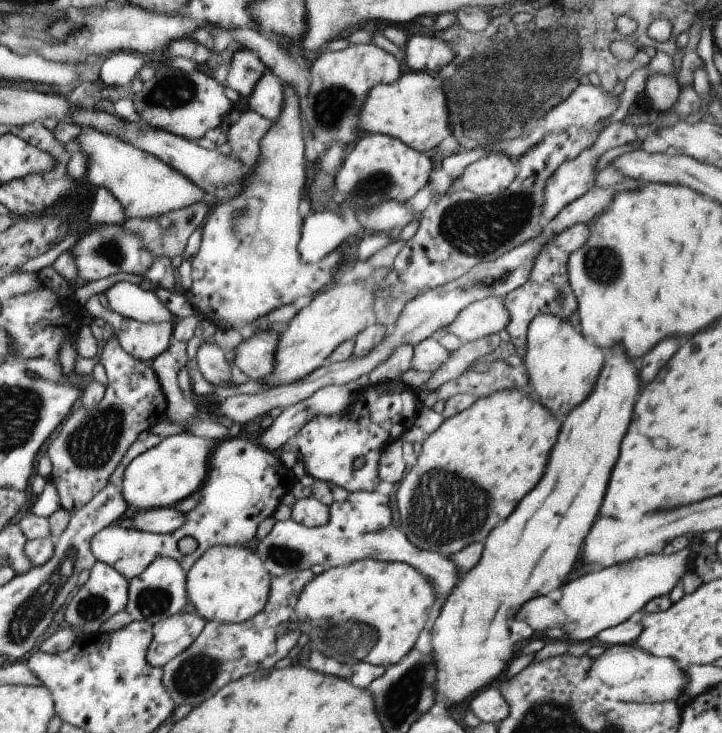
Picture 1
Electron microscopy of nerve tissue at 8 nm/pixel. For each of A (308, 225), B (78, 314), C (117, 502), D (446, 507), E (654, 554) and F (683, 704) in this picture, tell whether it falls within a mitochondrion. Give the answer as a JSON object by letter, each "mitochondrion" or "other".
{"A":"other","B":"other","C":"other","D":"mitochondrion","E":"other","F":"other"}

